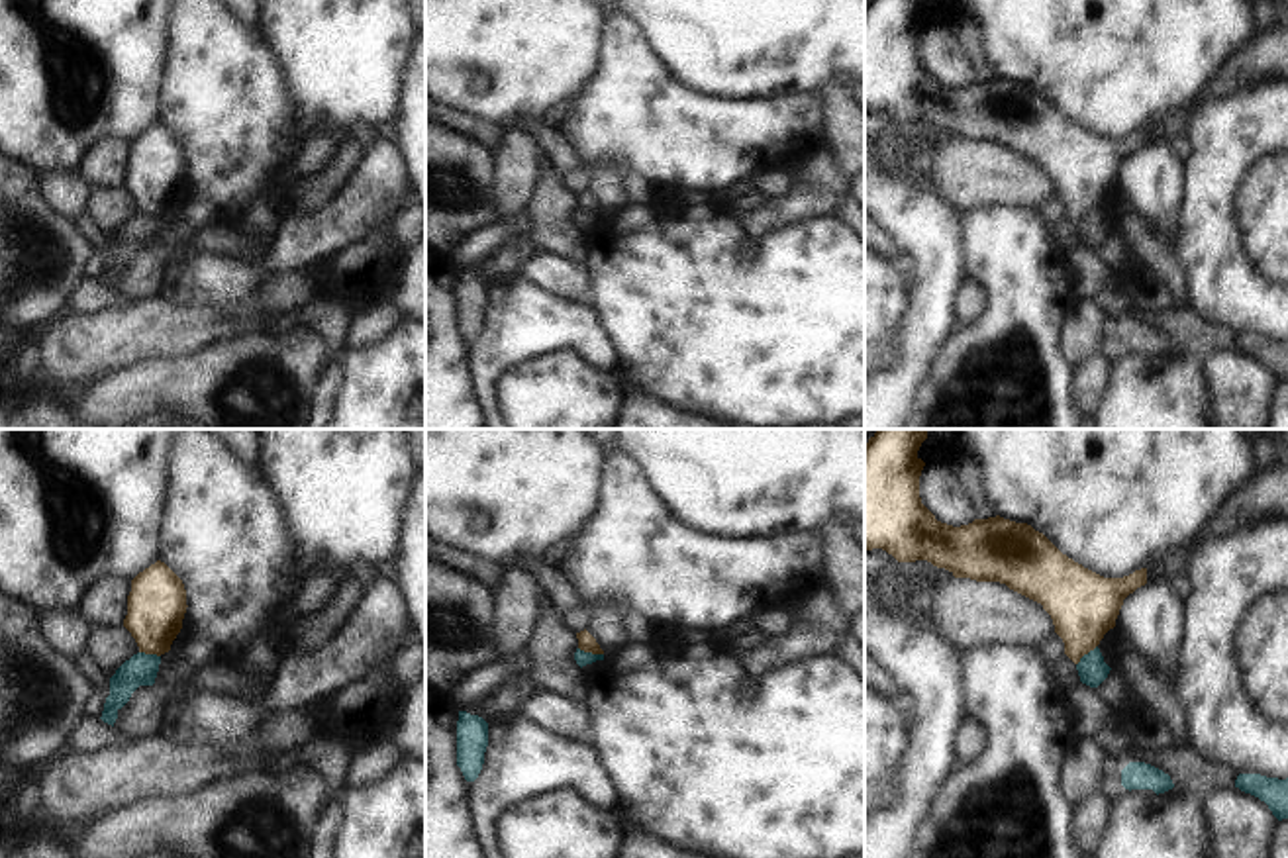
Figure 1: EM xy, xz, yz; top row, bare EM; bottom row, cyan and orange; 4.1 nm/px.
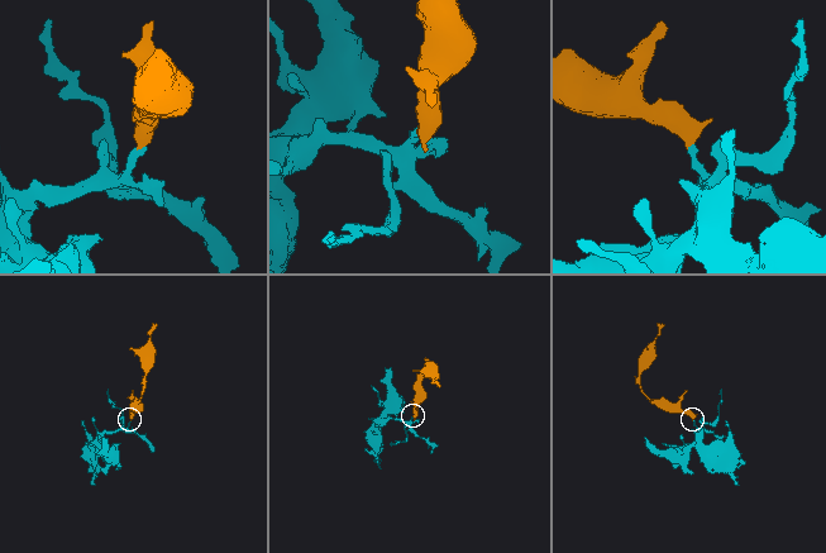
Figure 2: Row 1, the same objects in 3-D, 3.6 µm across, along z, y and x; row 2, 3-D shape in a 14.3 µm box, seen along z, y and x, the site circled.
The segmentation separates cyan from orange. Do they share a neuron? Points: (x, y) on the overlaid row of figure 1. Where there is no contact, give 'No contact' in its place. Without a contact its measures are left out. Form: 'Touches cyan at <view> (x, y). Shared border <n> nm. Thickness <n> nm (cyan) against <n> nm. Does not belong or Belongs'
Touches cyan at xz (591, 653). Shared border 110 nm. Thickness 60 nm (cyan) against 70 nm. Does not belong.

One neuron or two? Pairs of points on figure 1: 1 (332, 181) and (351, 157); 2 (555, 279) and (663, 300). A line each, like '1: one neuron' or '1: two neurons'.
1: one neuron
2: two neurons

